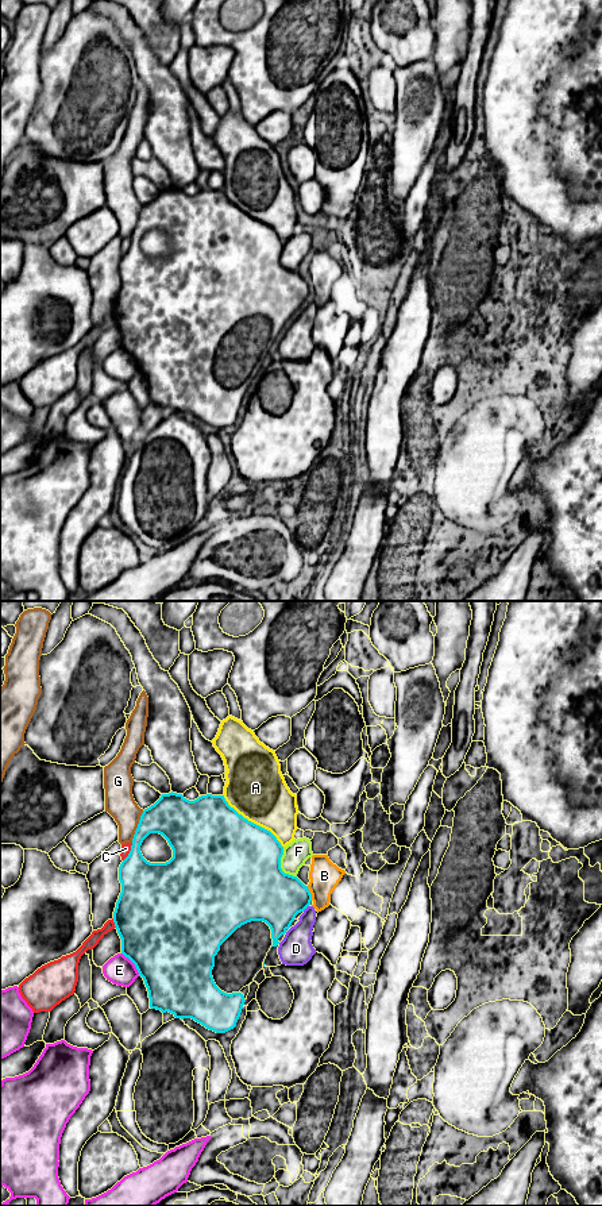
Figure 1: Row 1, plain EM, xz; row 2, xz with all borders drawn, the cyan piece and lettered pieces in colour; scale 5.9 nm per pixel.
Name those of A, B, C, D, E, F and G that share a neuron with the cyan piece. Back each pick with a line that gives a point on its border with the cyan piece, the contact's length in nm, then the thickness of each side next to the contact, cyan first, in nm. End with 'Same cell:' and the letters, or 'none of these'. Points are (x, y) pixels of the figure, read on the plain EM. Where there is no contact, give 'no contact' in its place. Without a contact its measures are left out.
Same cell: none of these

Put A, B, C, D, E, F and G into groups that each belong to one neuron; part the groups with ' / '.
A / B / C / D / E / F / G

